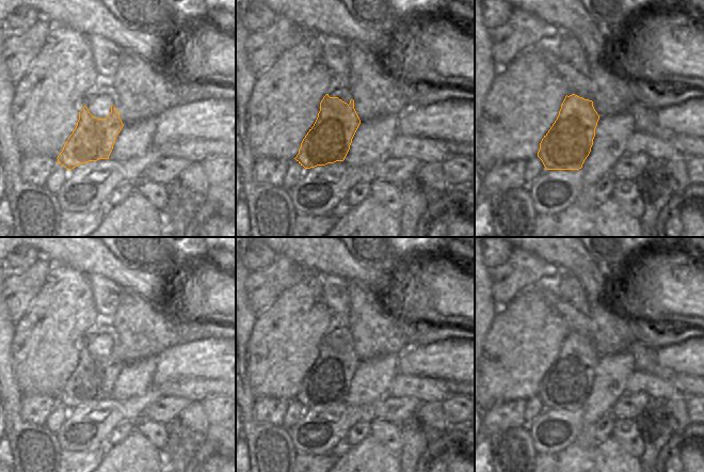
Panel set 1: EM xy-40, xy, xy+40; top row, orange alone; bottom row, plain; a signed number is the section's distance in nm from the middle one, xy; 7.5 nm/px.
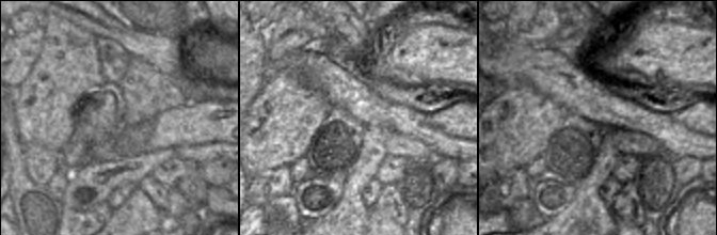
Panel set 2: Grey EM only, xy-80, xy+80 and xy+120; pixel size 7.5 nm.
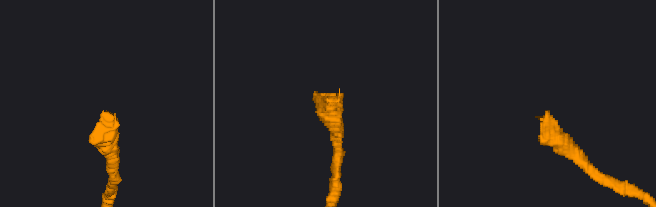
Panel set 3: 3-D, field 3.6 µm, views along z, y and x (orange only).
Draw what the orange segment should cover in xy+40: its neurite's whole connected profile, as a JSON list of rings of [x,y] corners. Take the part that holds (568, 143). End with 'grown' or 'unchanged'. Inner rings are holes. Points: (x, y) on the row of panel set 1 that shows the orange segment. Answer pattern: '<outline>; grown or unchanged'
[[[570,91],[557,120],[540,143],[538,157],[545,169],[581,169],[591,152],[598,120],[593,101]]]; grown

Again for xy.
[[[335,80],[294,159],[305,169],[343,161],[359,124],[350,90],[343,80]]]; grown

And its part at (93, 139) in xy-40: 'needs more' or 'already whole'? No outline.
needs more

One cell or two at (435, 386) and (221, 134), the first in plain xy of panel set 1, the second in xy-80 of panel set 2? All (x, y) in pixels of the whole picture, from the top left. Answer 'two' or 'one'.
two

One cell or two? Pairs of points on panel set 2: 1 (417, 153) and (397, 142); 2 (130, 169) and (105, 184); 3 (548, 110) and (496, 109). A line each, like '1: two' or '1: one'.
1: one
2: one
3: one

